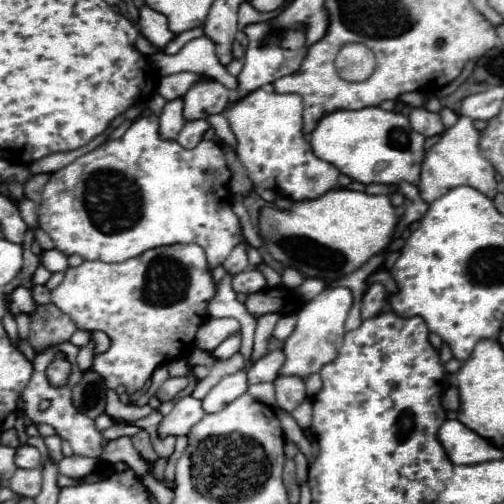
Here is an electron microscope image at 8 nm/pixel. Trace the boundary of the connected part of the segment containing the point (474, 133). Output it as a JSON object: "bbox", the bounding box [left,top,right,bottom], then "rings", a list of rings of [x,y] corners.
{"bbox":[418,117,496,203],"rings":[[[460,117],[450,129],[446,129],[446,133],[442,135],[442,139],[426,153],[424,163],[422,163],[422,173],[420,173],[420,181],[418,181],[418,191],[420,197],[426,203],[436,201],[438,197],[446,195],[450,189],[460,187],[460,185],[468,185],[478,189],[480,193],[484,193],[488,199],[496,197],[496,179],[494,179],[494,167],[490,161],[486,161],[480,155],[480,131],[474,127],[474,121],[468,117]]]}

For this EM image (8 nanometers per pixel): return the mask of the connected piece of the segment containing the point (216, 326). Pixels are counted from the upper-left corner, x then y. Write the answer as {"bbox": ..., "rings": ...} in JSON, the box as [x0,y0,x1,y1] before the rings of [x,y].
{"bbox":[194,319,240,351],"rings":[[[208,319],[196,333],[194,345],[202,351],[216,349],[226,337],[240,331],[240,323],[236,319]]]}

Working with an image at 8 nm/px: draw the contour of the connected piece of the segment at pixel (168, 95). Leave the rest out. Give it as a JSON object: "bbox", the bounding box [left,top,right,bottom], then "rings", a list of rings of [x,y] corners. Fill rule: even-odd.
{"bbox":[158,73,202,101],"rings":[[[176,73],[176,75],[168,75],[168,77],[162,77],[160,79],[160,85],[158,85],[158,93],[166,99],[166,101],[172,101],[172,99],[180,99],[186,95],[186,91],[198,83],[202,79],[202,75],[192,75],[192,73]]]}

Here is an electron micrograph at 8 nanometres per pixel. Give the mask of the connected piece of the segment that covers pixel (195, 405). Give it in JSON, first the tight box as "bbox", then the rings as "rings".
{"bbox":[158,397,206,437],"rings":[[[184,397],[176,403],[176,407],[170,411],[170,415],[166,415],[160,425],[158,425],[158,437],[180,437],[180,435],[188,435],[188,431],[192,429],[192,425],[196,425],[206,413],[202,411],[202,401],[192,399],[192,397]]]}

